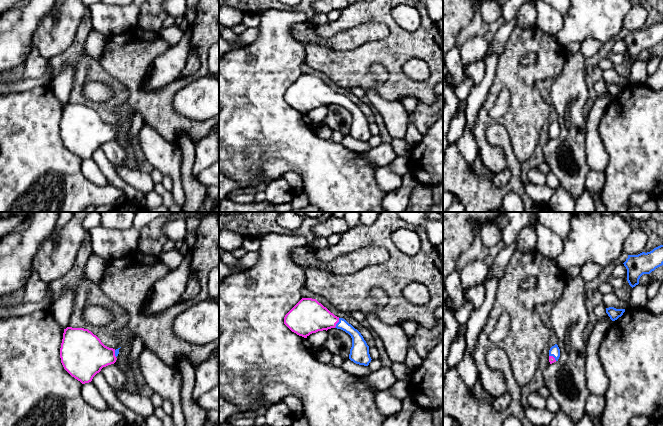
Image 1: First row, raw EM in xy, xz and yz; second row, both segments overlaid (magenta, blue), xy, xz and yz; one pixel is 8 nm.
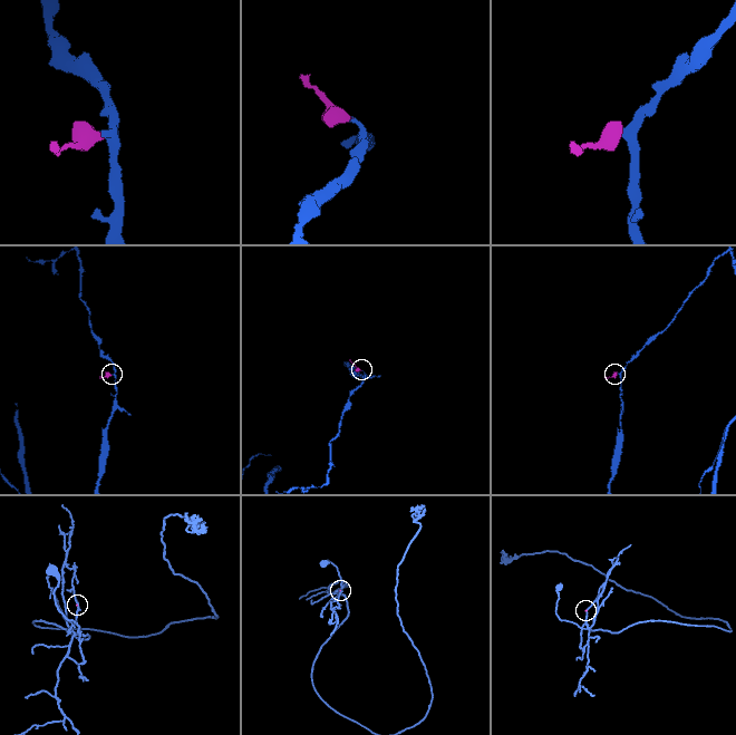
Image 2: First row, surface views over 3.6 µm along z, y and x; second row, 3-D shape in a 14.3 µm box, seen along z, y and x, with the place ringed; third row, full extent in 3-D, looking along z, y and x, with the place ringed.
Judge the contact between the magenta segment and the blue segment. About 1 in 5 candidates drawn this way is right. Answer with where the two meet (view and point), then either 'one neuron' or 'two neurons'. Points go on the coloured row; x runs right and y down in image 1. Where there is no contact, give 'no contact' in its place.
meets magenta in xz at (337, 322); one neuron

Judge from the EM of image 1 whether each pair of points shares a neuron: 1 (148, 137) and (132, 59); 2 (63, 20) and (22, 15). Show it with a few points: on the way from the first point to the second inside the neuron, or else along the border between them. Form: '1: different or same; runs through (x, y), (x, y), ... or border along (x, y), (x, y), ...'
1: different; border along (144, 124), (153, 127), (165, 139)
2: different; border along (50, 10), (43, 17), (31, 38)

